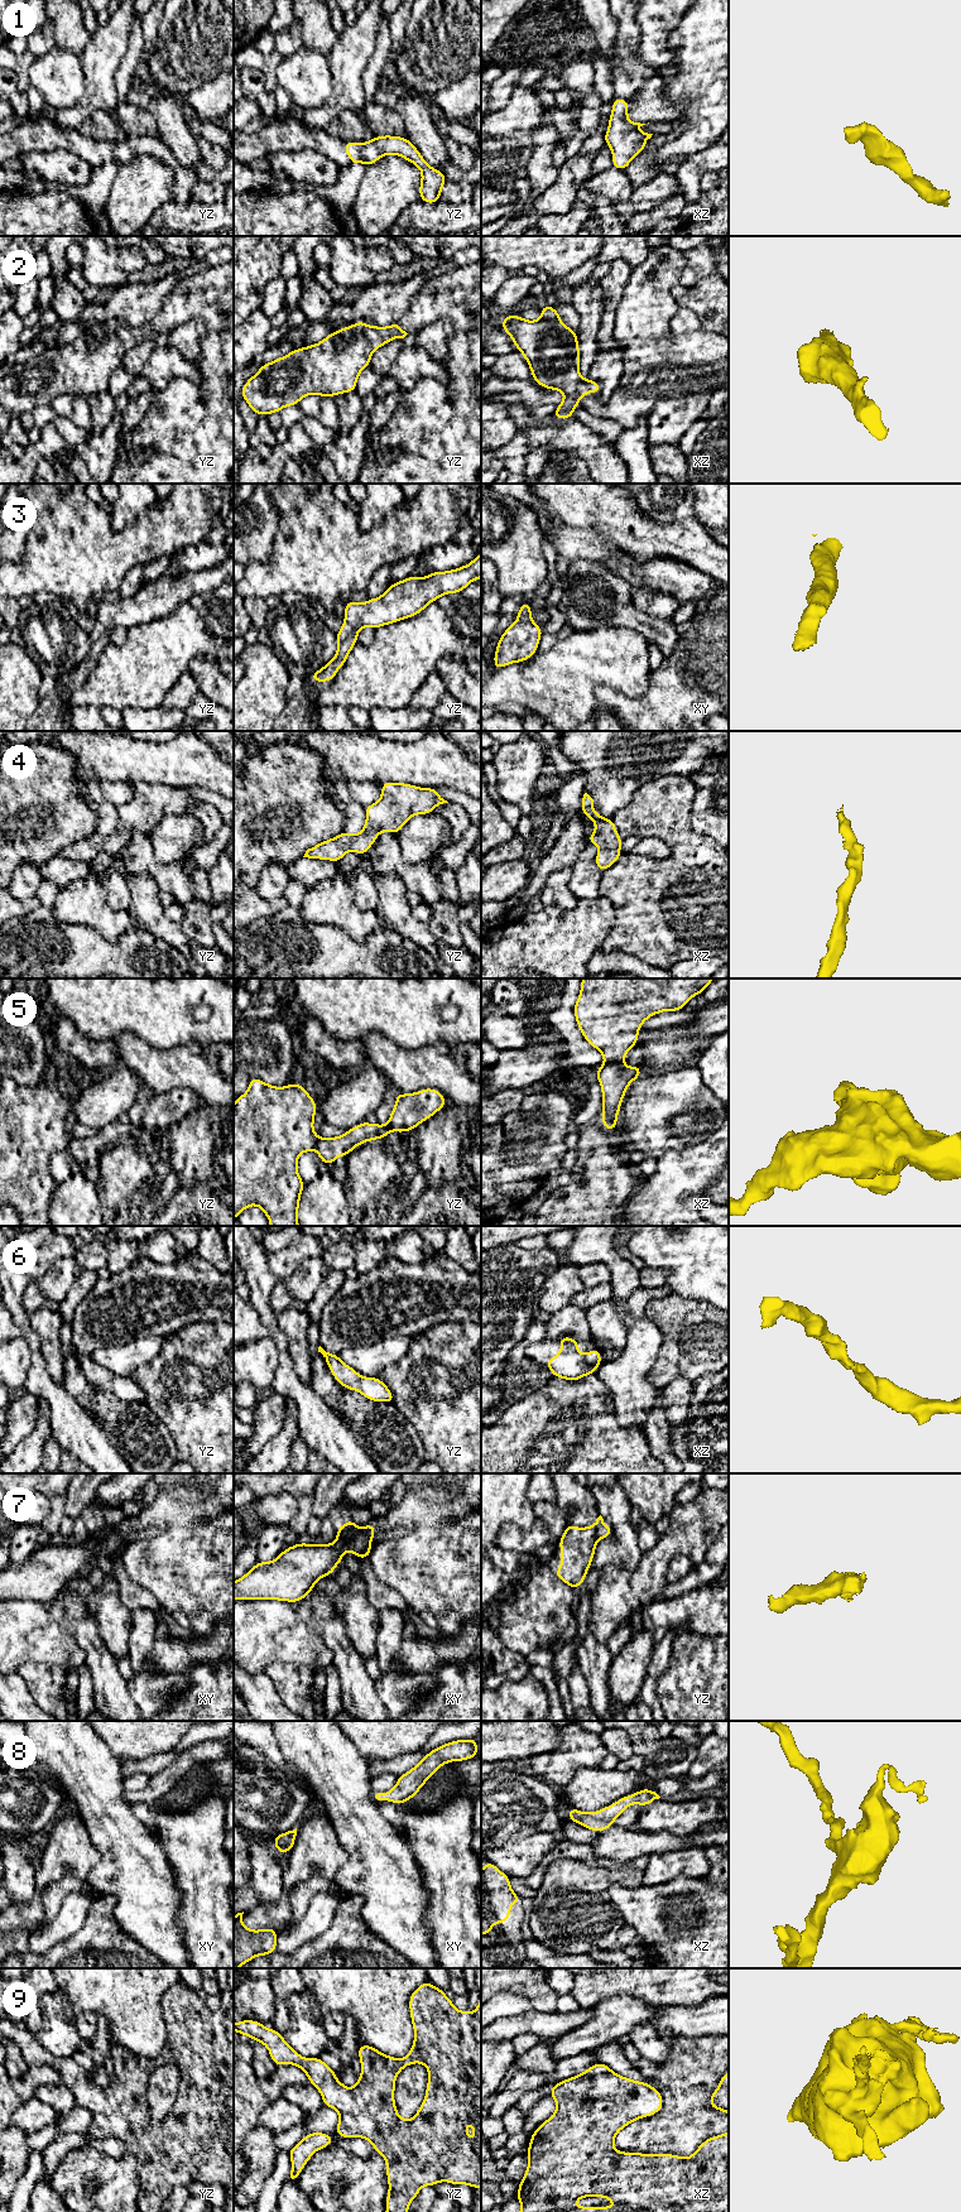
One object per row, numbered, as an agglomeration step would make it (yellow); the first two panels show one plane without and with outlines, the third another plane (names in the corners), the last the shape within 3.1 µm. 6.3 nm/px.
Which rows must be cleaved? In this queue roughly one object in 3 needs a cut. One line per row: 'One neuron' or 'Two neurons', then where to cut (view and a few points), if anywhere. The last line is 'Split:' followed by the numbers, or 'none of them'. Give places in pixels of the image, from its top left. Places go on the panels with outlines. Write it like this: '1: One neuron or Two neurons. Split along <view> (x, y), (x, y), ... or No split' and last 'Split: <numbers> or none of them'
1: One neuron. No split
2: One neuron. No split
3: One neuron. No split
4: One neuron. No split
5: Two neurons. Split along xz (621, 1059), (614, 1063), (605, 1063)
6: One neuron. No split
7: Two neurons. Split along xy (354, 1527), (339, 1535)
8: One neuron. No split
9: One neuron. No split
Split: 5, 7

